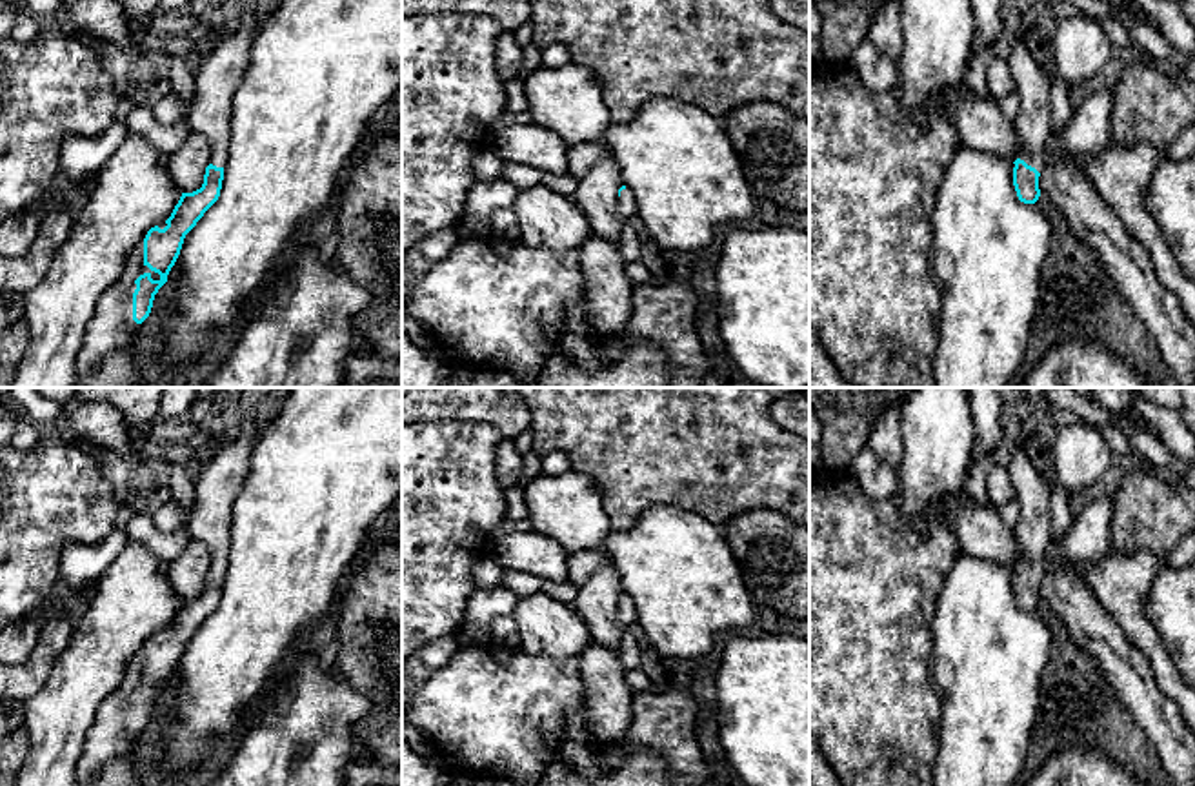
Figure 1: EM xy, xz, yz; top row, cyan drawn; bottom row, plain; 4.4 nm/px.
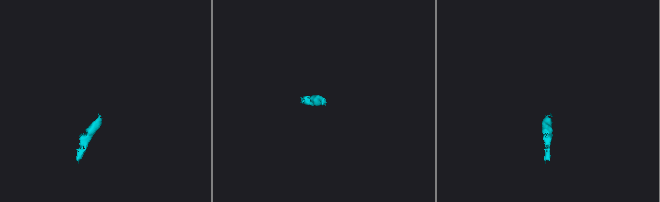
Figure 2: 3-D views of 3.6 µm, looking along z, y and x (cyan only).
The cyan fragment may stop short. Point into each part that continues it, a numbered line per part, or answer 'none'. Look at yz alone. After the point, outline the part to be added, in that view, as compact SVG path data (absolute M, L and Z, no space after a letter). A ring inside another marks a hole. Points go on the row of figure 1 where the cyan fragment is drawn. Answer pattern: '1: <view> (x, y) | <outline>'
1: yz (1034, 124) | M1017 29L1006 62L1020 98L1019 116L1013 120L1020 138L1019 158L1040 173L1049 155L1048 136L1053 133L1051 87L1022 29Z

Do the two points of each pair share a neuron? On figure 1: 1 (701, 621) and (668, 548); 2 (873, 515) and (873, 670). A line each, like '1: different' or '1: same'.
1: same
2: same

